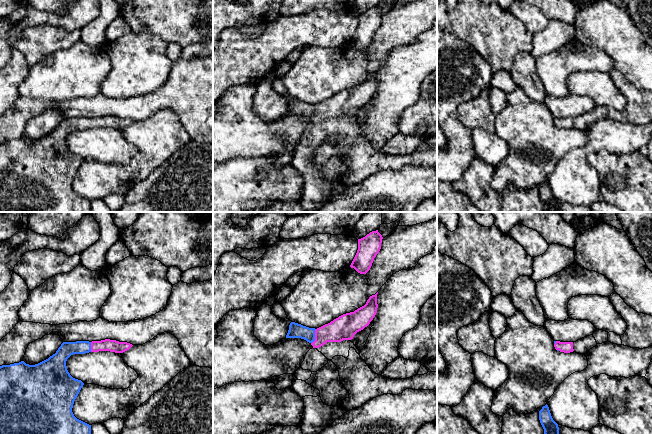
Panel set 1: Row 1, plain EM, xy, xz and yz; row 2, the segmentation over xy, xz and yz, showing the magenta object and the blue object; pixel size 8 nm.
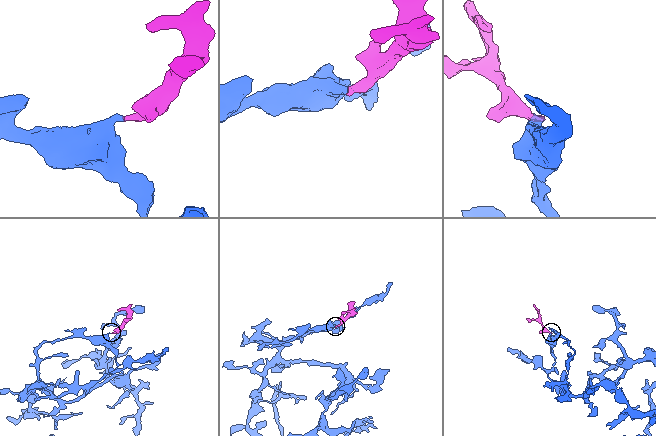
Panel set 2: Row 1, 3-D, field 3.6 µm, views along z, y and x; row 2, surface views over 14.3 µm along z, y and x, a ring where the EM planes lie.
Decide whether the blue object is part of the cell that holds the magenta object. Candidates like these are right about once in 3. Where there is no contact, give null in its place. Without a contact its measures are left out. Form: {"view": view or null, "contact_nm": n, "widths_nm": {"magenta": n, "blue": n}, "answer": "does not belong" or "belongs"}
{"view": "xz", "contact_nm": 130, "widths_nm": {"magenta": 200, "blue": 120}, "answer": "belongs"}

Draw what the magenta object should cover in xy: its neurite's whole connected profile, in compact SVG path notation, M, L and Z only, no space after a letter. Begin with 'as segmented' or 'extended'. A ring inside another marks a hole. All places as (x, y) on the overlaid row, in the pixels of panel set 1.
extended | M110 339L63 342L55 354L38 364L21 361L0 366L0 434L91 434L91 425L77 419L72 412L84 383L70 375L66 361L73 354L123 353L132 346Z

